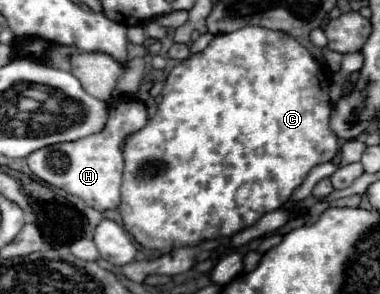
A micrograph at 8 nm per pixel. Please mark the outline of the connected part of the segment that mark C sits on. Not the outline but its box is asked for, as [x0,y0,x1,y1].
[119,27,339,253]

